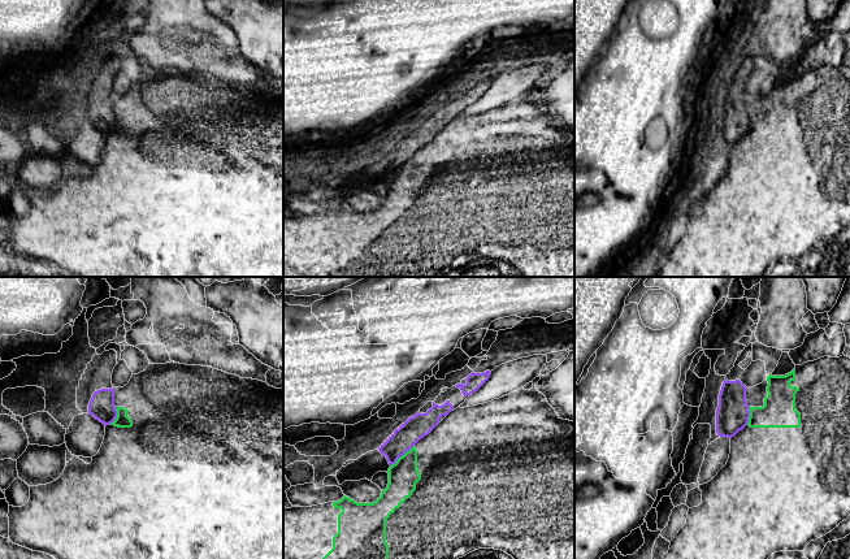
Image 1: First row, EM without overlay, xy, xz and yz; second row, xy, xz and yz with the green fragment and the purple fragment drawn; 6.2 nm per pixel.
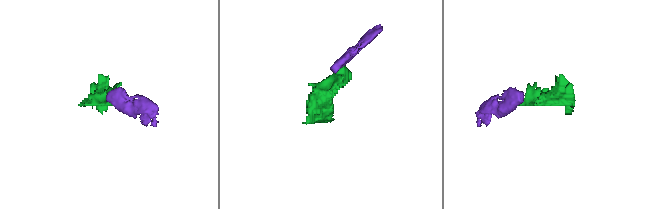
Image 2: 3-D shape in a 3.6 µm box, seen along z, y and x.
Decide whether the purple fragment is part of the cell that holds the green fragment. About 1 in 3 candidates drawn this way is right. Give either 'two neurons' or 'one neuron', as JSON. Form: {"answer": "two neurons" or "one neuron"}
{"answer": "two neurons"}

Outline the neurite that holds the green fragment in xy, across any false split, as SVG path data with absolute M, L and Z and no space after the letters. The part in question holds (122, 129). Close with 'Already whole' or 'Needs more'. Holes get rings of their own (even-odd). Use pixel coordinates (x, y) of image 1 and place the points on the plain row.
M179 72L151 73L146 79L133 83L129 92L114 98L116 129L105 135L105 144L99 161L86 173L79 166L71 166L61 185L47 194L30 195L30 208L22 216L9 214L9 248L22 256L53 265L62 273L77 277L283 277L283 98L276 98L266 91L240 87L212 75L186 74Z. Needs more

